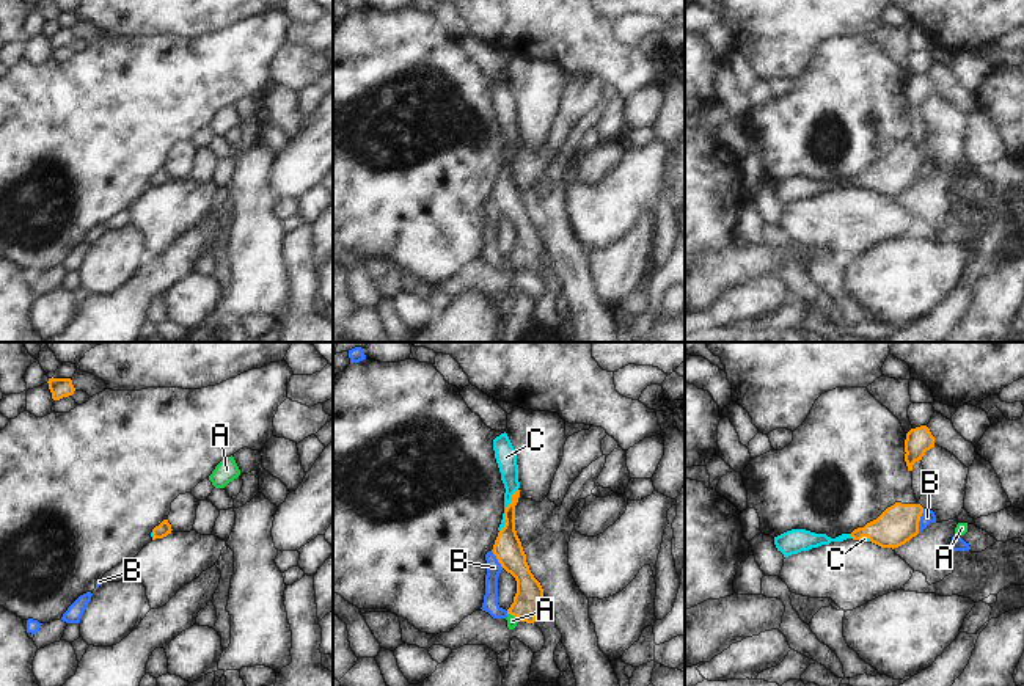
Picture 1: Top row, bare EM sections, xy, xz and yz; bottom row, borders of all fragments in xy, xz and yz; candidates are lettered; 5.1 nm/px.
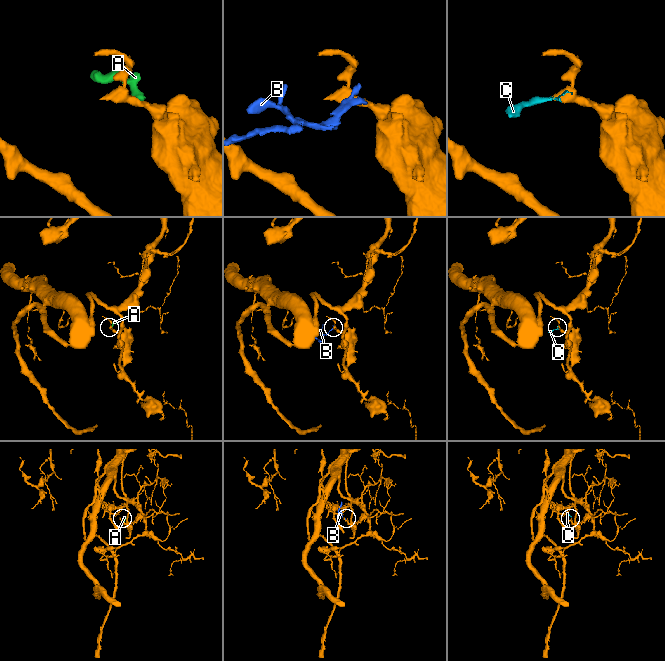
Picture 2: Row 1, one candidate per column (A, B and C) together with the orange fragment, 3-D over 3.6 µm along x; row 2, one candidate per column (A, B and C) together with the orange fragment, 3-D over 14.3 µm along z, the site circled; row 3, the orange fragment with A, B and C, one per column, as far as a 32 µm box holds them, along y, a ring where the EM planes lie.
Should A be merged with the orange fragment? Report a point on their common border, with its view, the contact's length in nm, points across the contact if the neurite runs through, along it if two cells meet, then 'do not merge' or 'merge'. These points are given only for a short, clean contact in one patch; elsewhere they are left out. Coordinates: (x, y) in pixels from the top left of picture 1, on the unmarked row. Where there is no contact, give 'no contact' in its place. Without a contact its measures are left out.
contact xz (515, 264); length 90 nm; border xz (508, 261), (522, 269); do not merge

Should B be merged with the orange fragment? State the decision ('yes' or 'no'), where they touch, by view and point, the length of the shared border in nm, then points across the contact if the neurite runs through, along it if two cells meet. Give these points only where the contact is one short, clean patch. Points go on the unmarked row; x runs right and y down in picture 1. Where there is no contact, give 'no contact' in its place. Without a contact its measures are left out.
no; contact yz (919, 168); length 120 nm

